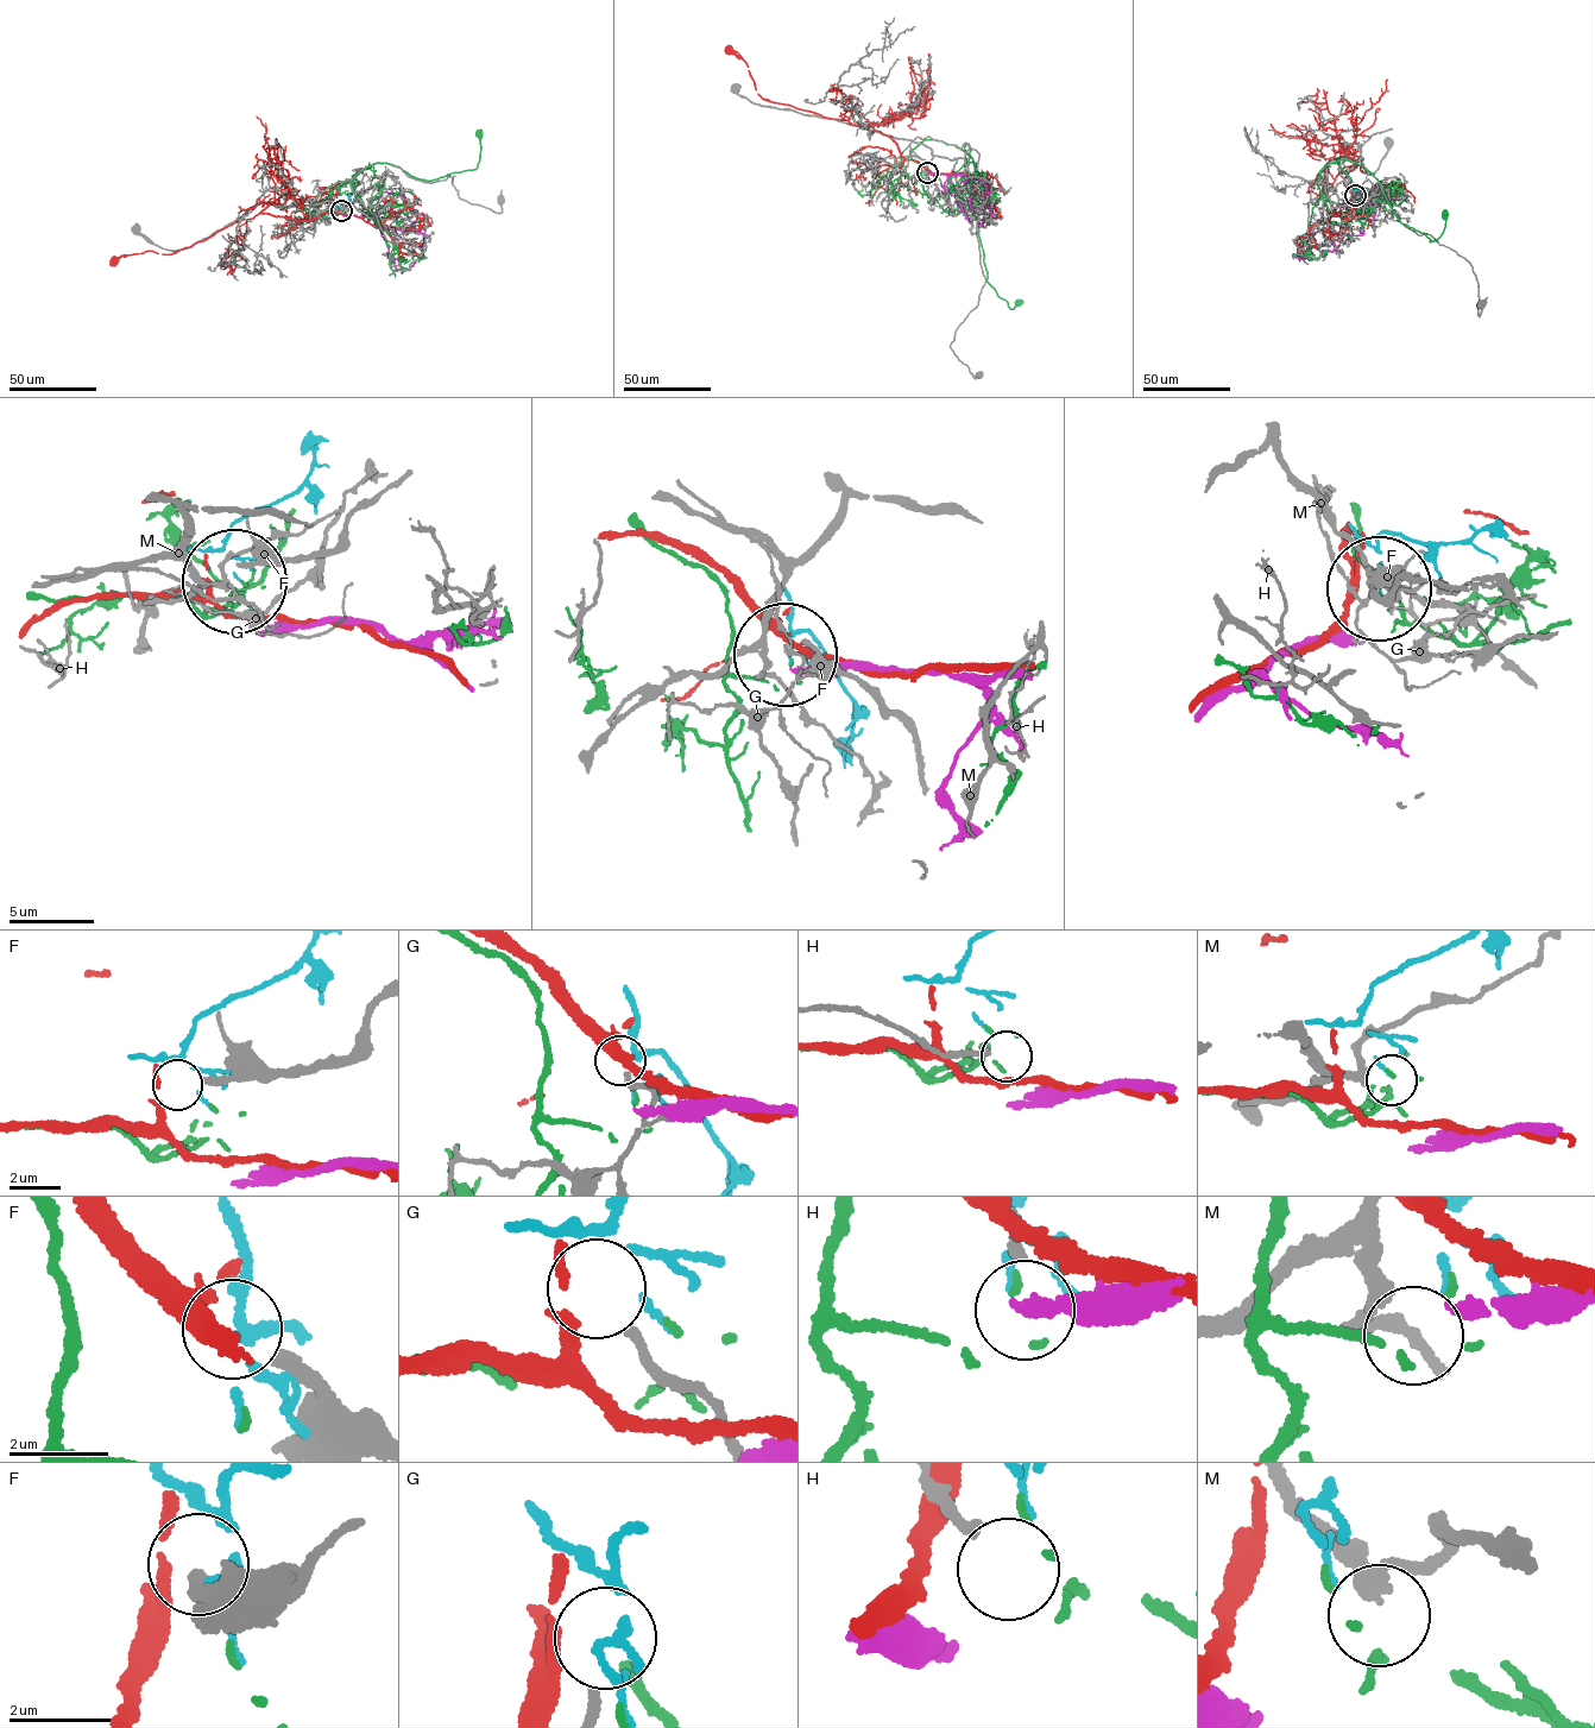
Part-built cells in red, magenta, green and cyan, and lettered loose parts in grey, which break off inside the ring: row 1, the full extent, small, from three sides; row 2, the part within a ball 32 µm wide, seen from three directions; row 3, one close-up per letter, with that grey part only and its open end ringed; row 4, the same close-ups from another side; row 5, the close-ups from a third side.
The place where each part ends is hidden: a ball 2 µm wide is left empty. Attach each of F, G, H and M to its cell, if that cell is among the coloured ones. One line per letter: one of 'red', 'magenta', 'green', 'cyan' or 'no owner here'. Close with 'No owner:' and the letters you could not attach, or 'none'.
F: red
G: cyan
H: no owner here
M: no owner here
No owner: H, M

